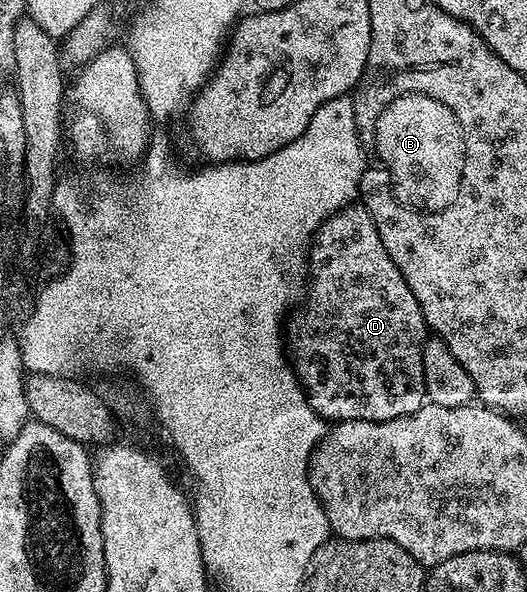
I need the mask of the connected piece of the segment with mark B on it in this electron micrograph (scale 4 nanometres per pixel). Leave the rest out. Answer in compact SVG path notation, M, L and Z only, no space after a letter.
M402 93L395 100L388 101L376 115L375 134L373 137L373 148L376 148L378 156L381 158L385 170L390 174L392 192L397 198L399 204L405 205L407 208L414 208L415 211L436 212L444 209L453 202L453 198L459 192L460 179L463 177L464 168L464 140L463 132L460 124L457 122L456 115L453 114L451 108L445 106L444 103L437 102L436 99L429 98L427 95L419 93Z

